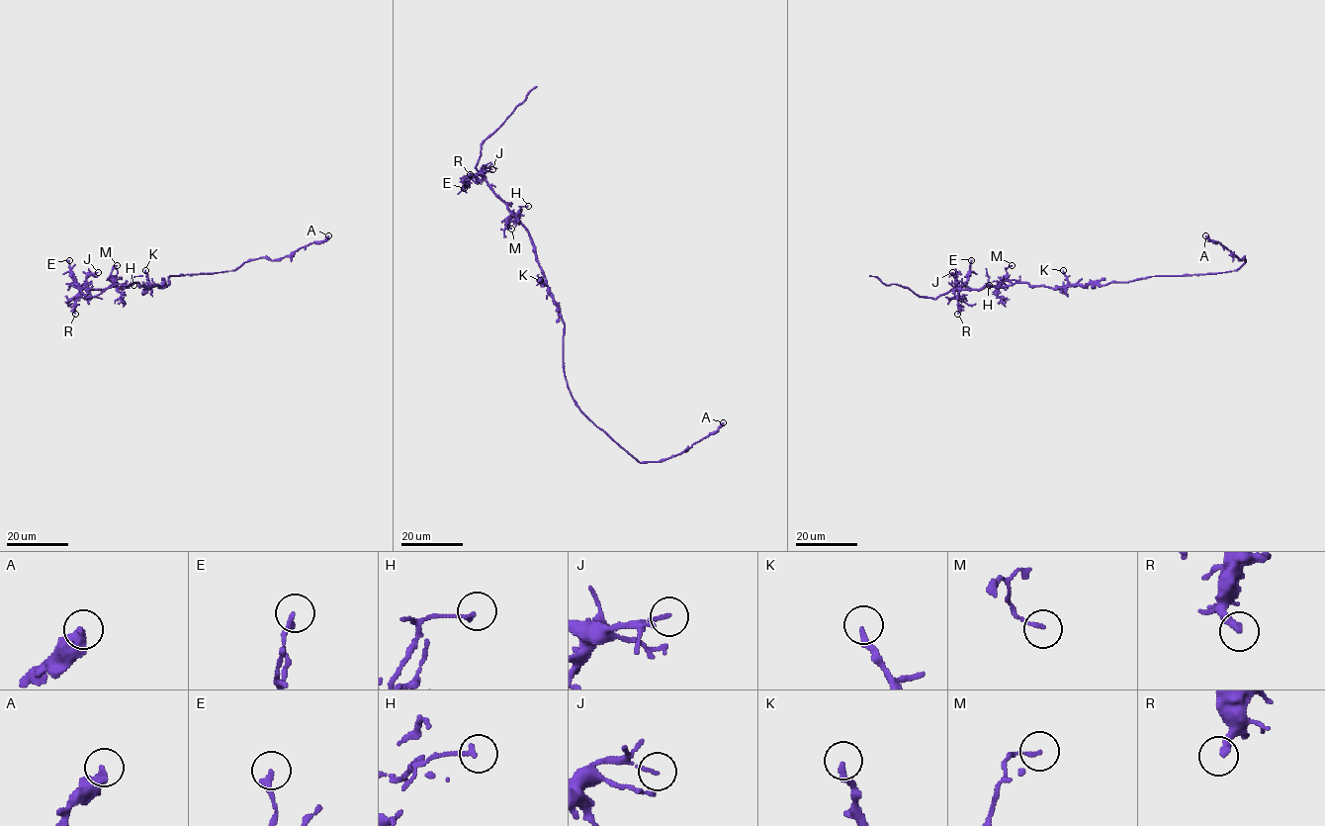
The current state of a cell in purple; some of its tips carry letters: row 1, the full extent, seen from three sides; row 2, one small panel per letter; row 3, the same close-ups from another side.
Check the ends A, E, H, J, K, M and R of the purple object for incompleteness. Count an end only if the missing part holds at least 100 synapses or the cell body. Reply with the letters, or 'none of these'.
none of these

